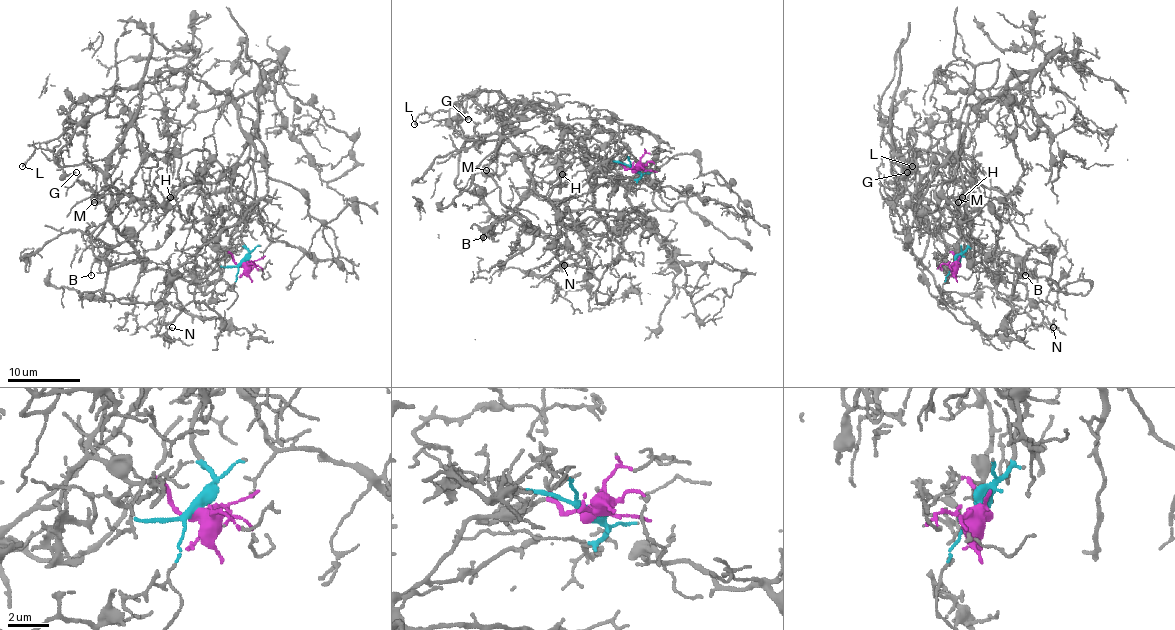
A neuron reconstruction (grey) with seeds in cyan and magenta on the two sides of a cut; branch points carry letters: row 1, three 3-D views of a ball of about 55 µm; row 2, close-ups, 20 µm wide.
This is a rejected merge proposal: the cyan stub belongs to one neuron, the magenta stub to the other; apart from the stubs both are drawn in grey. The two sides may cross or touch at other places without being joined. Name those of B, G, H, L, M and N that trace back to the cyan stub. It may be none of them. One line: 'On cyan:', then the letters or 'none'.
On cyan: none

